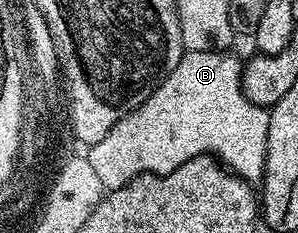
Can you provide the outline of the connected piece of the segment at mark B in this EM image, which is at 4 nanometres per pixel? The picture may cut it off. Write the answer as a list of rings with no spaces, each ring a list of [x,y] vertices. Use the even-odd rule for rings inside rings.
[[[228,49],[222,51],[185,51],[183,57],[178,61],[178,65],[174,65],[171,73],[152,90],[150,97],[144,104],[136,107],[130,114],[118,121],[118,124],[114,125],[114,129],[102,141],[93,143],[87,148],[86,158],[90,161],[90,165],[93,166],[94,173],[97,174],[98,179],[109,190],[124,187],[136,175],[165,175],[166,173],[170,173],[174,169],[186,165],[186,161],[198,157],[201,153],[207,153],[215,157],[233,175],[237,175],[239,179],[246,179],[253,185],[259,184],[263,180],[264,166],[266,165],[266,137],[270,129],[270,111],[267,107],[254,105],[246,97],[246,93],[240,84],[242,78],[242,59],[239,59],[236,55],[231,55],[232,53]]]

